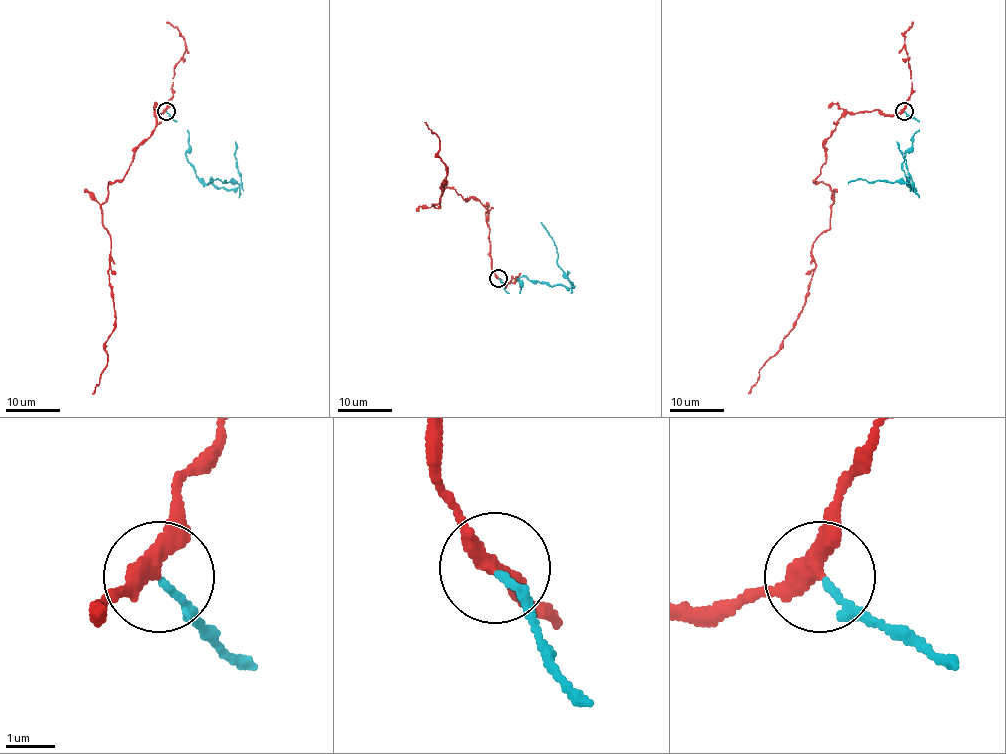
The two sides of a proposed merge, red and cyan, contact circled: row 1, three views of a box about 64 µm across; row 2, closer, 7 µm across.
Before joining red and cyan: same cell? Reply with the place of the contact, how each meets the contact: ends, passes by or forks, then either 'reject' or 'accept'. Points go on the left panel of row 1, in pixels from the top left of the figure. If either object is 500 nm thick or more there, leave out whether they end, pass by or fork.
place (166, 111); red passes by; cyan ends; reject

